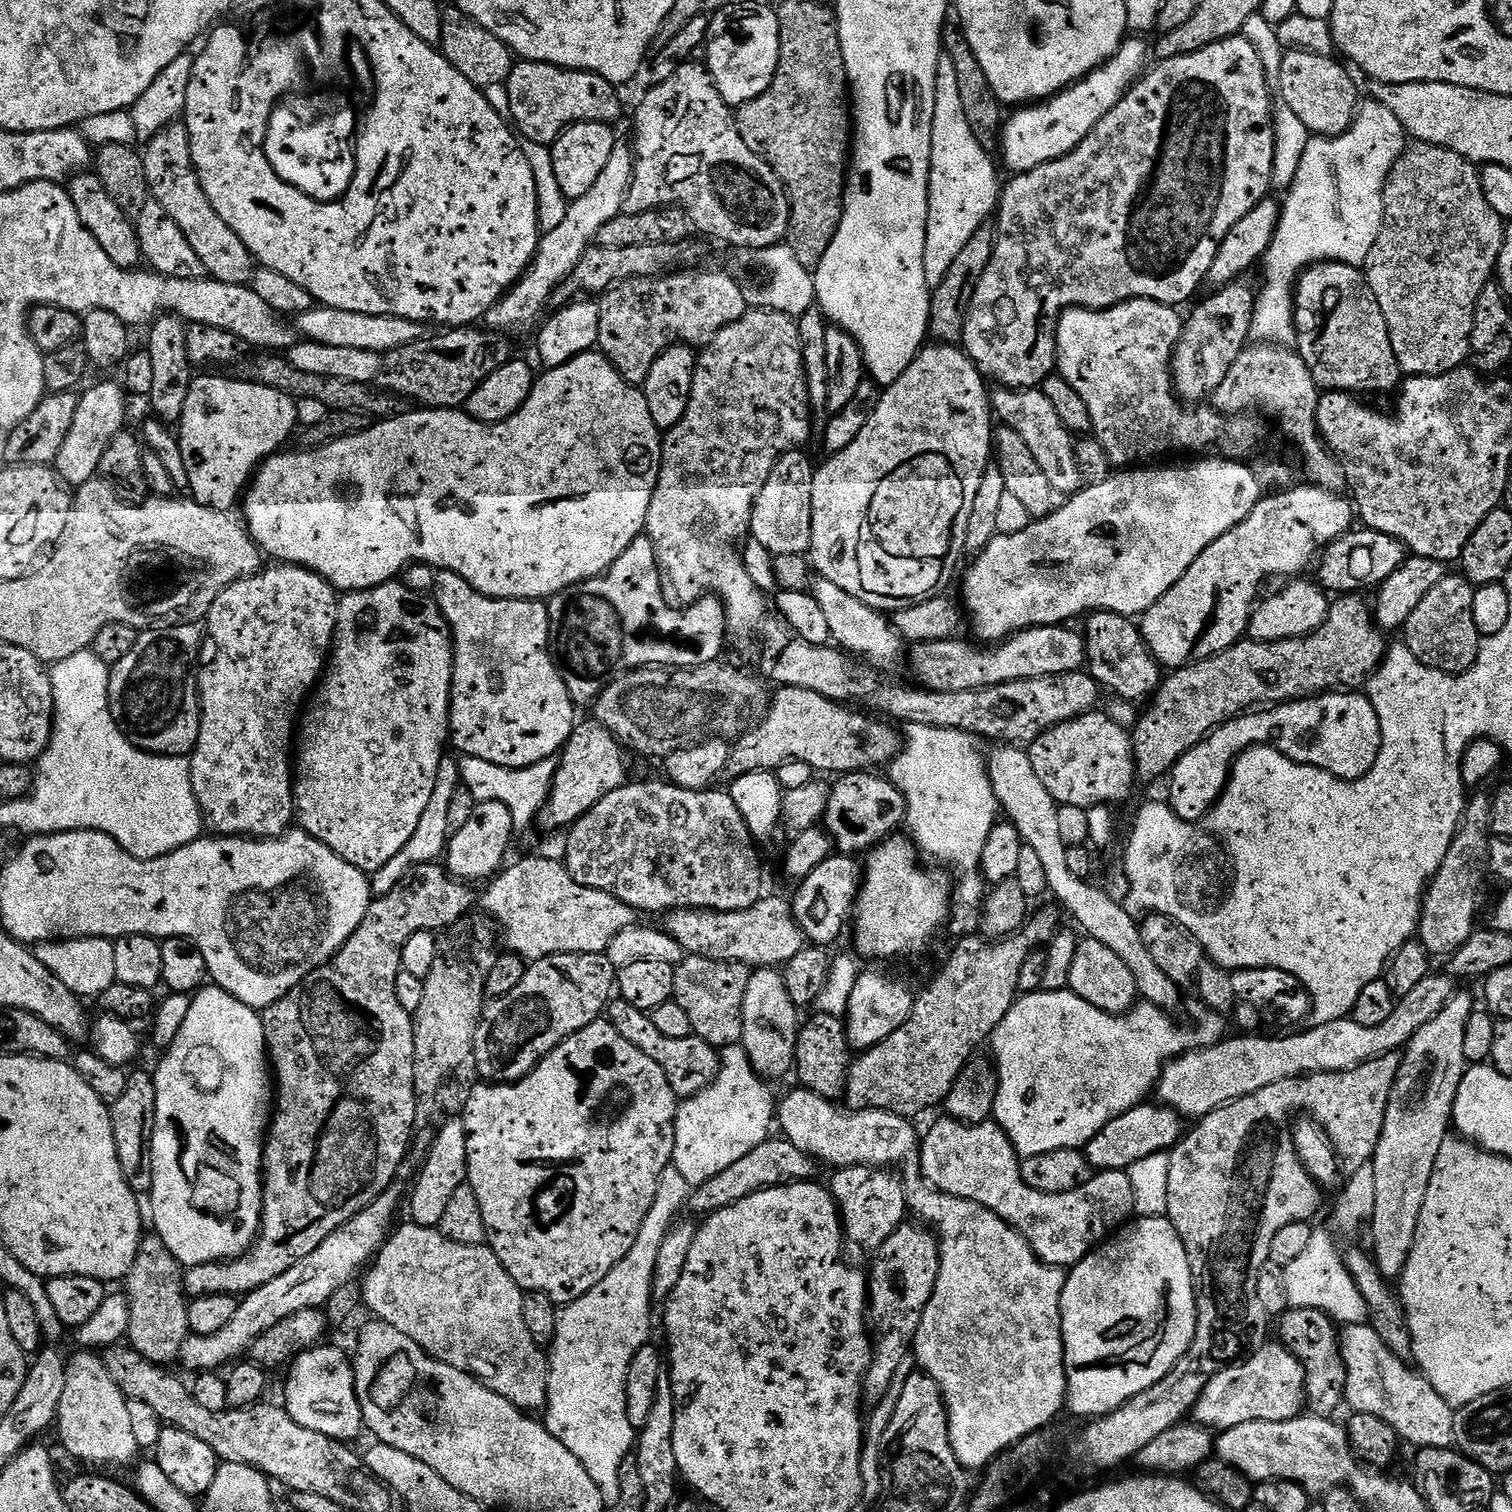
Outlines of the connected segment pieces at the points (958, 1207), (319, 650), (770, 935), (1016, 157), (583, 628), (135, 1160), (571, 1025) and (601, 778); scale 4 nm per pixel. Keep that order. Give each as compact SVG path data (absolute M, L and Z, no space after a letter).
M796 1086L796 1089L784 1101L779 1101L778 1128L784 1131L781 1132L783 1139L789 1140L794 1146L798 1146L798 1150L802 1150L802 1154L812 1157L813 1160L819 1162L821 1165L832 1164L831 1167L833 1169L849 1168L855 1164L864 1164L867 1168L888 1170L893 1167L891 1164L904 1164L902 1179L905 1187L904 1197L908 1200L908 1212L911 1215L916 1215L913 1217L917 1221L923 1222L928 1226L934 1226L934 1231L940 1241L938 1282L936 1283L936 1289L930 1298L930 1302L926 1302L926 1310L922 1314L922 1322L918 1322L918 1334L912 1343L914 1360L923 1371L930 1374L930 1378L934 1378L934 1382L938 1382L940 1392L944 1396L944 1405L948 1408L948 1437L950 1438L950 1446L958 1458L960 1467L965 1470L984 1468L995 1456L1001 1455L1000 1457L1003 1457L1005 1453L1015 1448L1027 1436L1037 1435L1041 1430L1044 1430L1044 1427L1060 1411L1062 1413L1065 1411L1068 1398L1068 1375L1066 1374L1066 1366L1064 1365L1064 1331L1062 1330L1062 1314L1060 1313L1060 1299L1062 1298L1062 1290L1064 1289L1064 1281L1066 1279L1065 1269L1051 1268L1049 1264L1044 1264L1039 1260L1032 1253L1032 1247L1028 1245L1026 1238L1022 1238L1022 1234L1018 1234L1013 1230L1005 1220L998 1218L998 1214L986 1210L980 1204L963 1200L957 1196L951 1196L945 1192L939 1192L938 1189L932 1187L920 1172L918 1132L916 1136L916 1128L912 1125L915 1123L911 1119L899 1116L893 1112L880 1112L877 1108L867 1108L858 1112L849 1110L844 1106L839 1108L840 1106L839 1103L814 1094L809 1088Z
M277 563L276 568L265 567L257 571L255 576L245 576L236 584L231 584L220 595L208 611L206 625L212 640L216 643L216 661L212 664L209 676L201 675L198 680L200 698L200 733L196 749L190 753L192 785L200 814L204 823L213 828L217 837L239 836L241 838L279 838L289 831L294 824L294 764L290 753L294 748L294 733L298 728L298 717L309 699L310 693L317 687L318 681L326 671L330 659L332 641L336 639L336 606L338 603L337 589L333 588L323 576L311 572L309 568L301 568L295 564Z
M765 895L746 910L713 912L710 908L674 908L663 917L663 931L669 932L689 956L744 964L750 970L788 964L798 950L806 947L804 932L798 926L792 905L780 896Z
M1128 38L1120 45L1117 52L1110 59L1104 61L1096 71L1085 76L1083 80L1076 81L1064 89L1063 92L1057 92L1047 102L1036 102L1031 106L1021 107L1012 117L1005 119L1002 124L1002 149L1004 148L1004 164L1009 168L1009 173L1019 174L1021 172L1029 172L1038 166L1042 166L1051 160L1062 158L1066 154L1070 154L1082 142L1082 138L1086 138L1086 134L1090 134L1090 130L1094 130L1094 126L1098 126L1098 122L1102 122L1102 118L1106 114L1110 114L1110 110L1114 110L1114 106L1128 92L1129 88L1144 75L1149 67L1150 48L1143 44L1143 39Z
M641 534L622 550L622 554L609 568L593 580L575 584L547 601L550 618L548 647L556 669L560 671L566 690L570 690L572 702L577 706L595 705L603 694L606 682L614 673L631 672L633 668L697 668L720 660L724 644L726 648L726 627L723 603L715 595L709 594L703 600L683 608L673 606L660 582L660 565L656 563L656 552L647 535Z
M133 1071L126 1082L122 1098L110 1106L110 1111L114 1142L118 1146L118 1162L122 1162L122 1174L126 1174L126 1182L137 1194L151 1193L154 1182L152 1139L156 1125L156 1082L153 1073Z
M603 952L554 954L531 961L525 967L522 982L518 982L510 994L491 1001L484 1009L472 1051L472 1060L480 1071L479 1079L494 1084L515 1084L524 1076L529 1076L562 1041L601 1019L603 1012L600 1011L607 1006L608 995L611 992L613 995L617 980L618 970Z
M595 718L581 719L558 756L548 801L540 808L538 824L548 830L568 830L587 814L606 794L629 783L626 749L615 734Z

